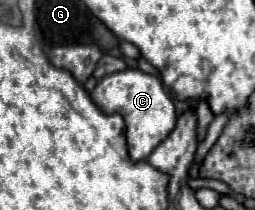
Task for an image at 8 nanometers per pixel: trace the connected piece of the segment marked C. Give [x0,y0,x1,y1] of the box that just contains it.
[91,69,177,161]

